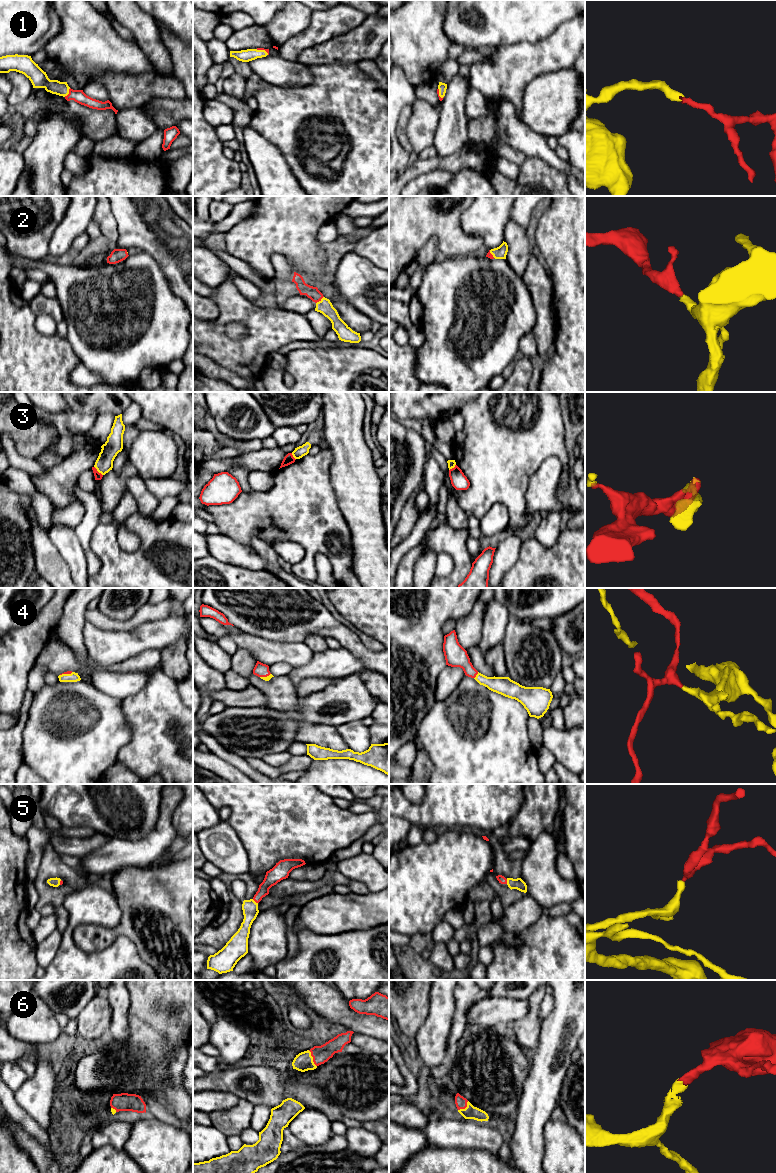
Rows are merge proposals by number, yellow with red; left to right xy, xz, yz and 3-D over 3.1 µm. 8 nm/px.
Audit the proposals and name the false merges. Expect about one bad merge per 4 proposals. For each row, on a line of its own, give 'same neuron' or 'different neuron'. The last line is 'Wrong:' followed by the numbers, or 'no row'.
1: same neuron
2: same neuron
3: different neuron
4: same neuron
5: same neuron
6: same neuron
Wrong: 3

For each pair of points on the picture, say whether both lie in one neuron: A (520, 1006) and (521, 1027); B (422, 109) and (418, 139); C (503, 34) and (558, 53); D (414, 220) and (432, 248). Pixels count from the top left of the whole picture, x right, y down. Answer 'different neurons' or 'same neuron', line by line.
A: different neurons
B: same neuron
C: different neurons
D: different neurons

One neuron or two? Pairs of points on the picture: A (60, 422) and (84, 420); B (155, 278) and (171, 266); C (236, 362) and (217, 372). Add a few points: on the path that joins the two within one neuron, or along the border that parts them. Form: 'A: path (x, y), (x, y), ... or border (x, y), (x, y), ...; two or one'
A: path (66, 422), (78, 422); one
B: border (148, 253), (160, 268), (173, 293); two
C: border (206, 356), (238, 374), (246, 381); two

